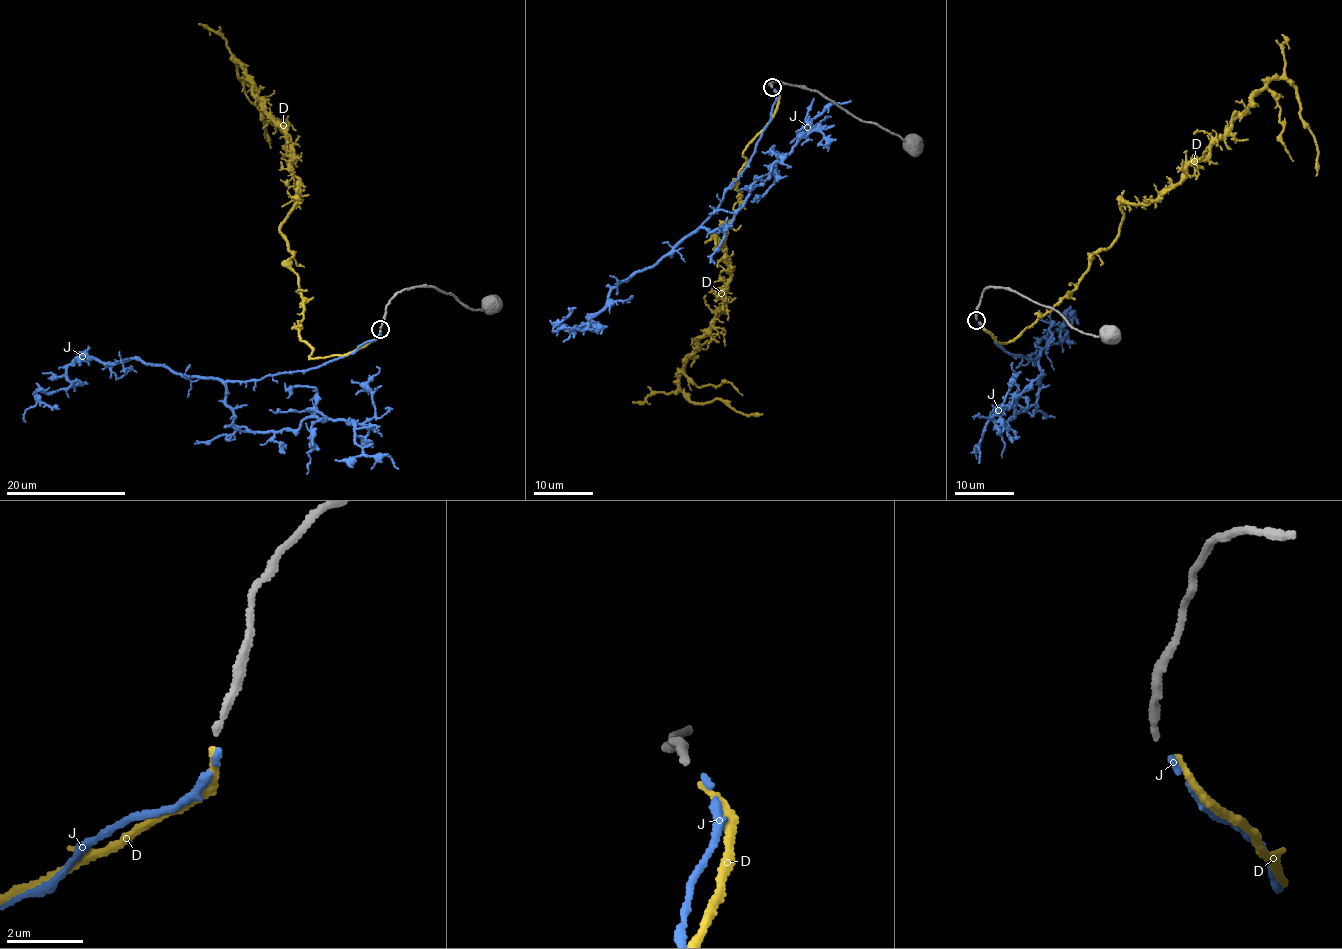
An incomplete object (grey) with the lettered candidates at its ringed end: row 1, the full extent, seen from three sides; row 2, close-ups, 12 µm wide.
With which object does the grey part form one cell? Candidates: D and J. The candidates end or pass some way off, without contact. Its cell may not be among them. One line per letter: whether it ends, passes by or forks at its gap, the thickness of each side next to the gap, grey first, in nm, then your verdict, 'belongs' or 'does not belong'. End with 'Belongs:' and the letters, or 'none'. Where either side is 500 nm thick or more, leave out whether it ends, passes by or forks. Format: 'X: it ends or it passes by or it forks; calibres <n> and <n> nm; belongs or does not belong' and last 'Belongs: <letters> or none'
D: it ends; calibres 160 and 150 nm; does not belong
J: it ends; calibres 160 and 120 nm; belongs
Belongs: J

